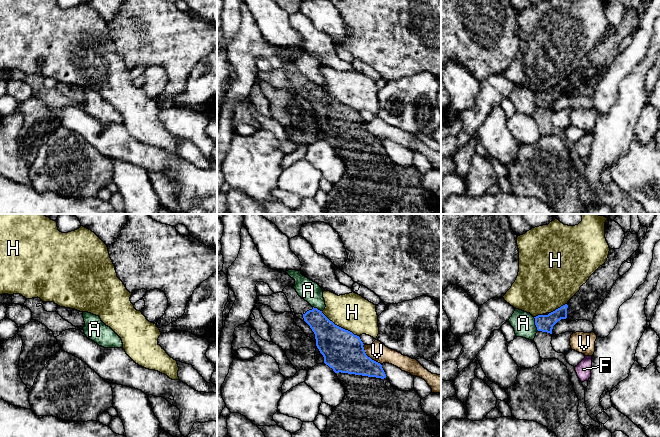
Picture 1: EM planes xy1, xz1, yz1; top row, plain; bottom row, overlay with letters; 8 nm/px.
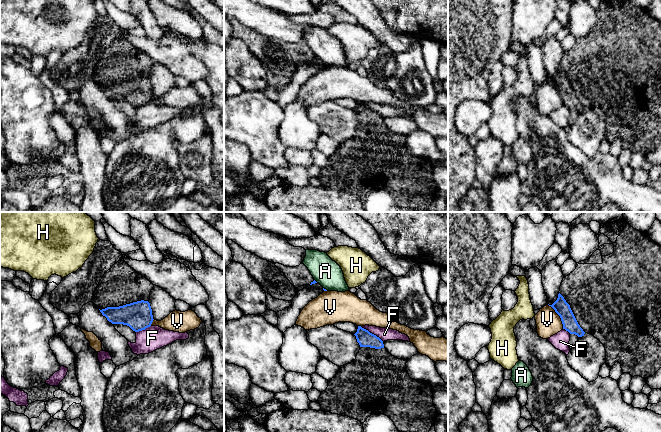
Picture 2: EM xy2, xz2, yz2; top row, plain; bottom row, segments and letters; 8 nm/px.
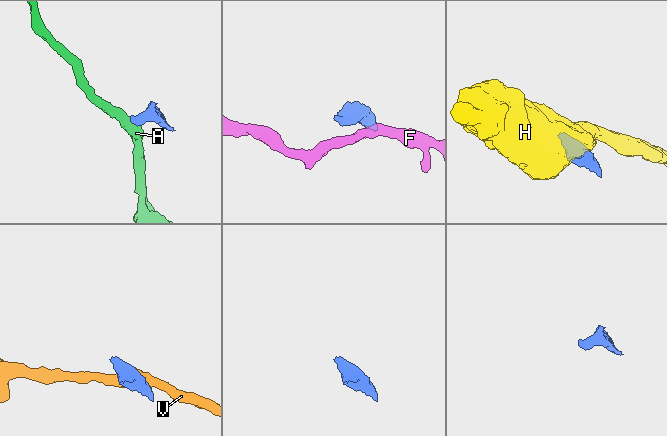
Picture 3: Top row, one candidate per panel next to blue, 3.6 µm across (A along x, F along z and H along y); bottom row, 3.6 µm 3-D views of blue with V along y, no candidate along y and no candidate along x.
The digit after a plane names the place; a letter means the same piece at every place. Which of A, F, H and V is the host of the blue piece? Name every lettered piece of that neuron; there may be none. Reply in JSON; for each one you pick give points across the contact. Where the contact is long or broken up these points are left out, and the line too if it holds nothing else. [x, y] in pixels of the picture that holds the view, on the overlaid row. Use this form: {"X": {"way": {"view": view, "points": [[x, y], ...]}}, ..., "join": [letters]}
{"join": []}

